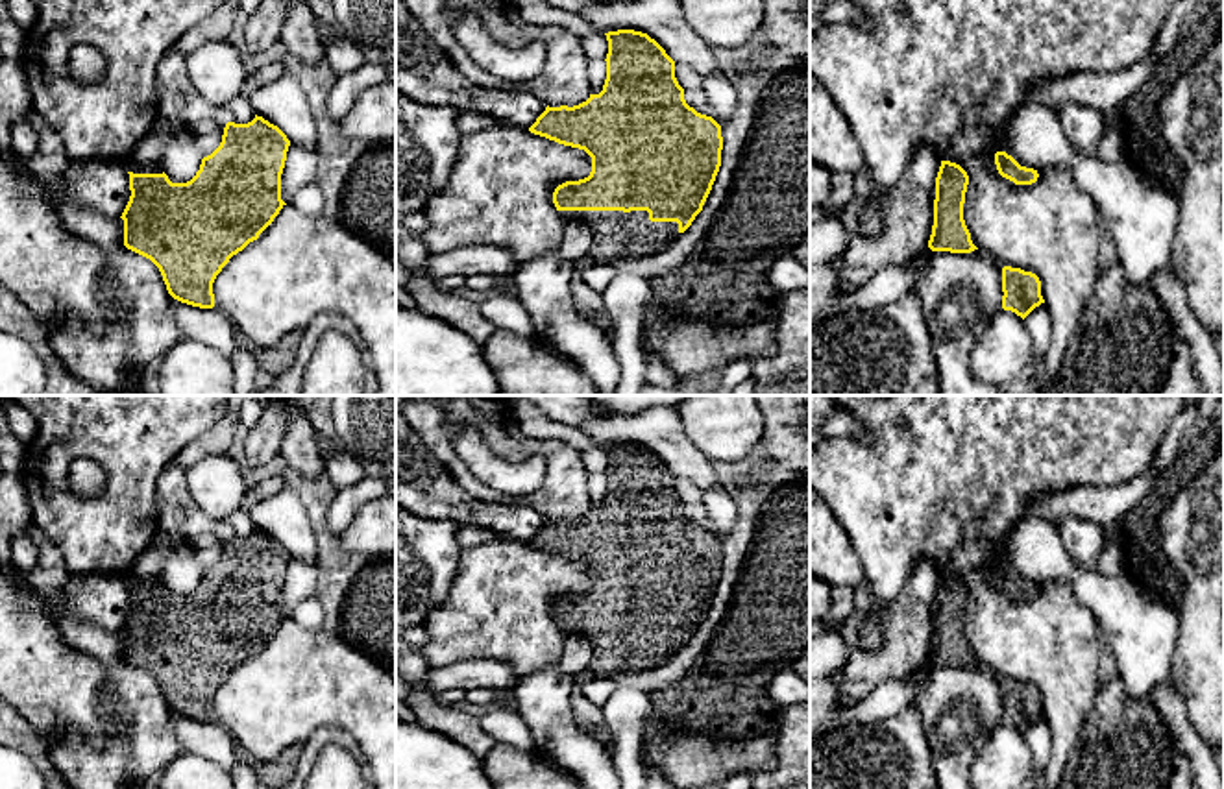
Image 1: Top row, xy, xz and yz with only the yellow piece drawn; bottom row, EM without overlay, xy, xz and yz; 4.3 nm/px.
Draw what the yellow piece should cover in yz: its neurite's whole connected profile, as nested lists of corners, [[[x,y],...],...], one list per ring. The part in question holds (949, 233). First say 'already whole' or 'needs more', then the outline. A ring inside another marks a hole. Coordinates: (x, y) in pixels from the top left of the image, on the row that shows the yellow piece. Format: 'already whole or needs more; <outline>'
already whole; [[[941,161],[936,177],[934,225],[928,240],[932,251],[971,253],[978,249],[963,220],[969,185],[967,172],[950,161]]]

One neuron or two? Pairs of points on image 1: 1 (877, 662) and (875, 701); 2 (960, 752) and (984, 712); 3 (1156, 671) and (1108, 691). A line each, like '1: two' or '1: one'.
1: two
2: one
3: two

